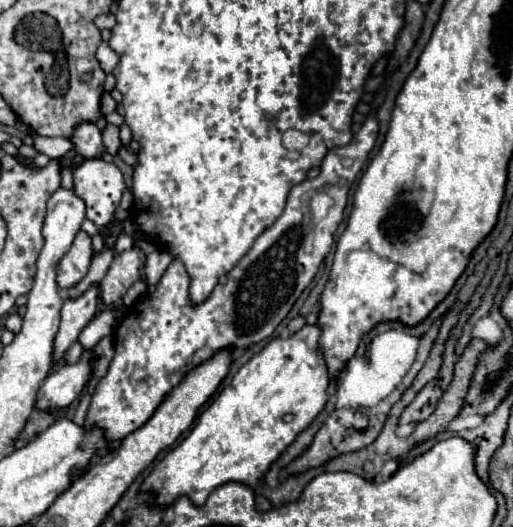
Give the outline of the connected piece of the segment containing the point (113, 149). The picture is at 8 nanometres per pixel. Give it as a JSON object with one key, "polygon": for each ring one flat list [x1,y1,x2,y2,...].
{"polygon":[[108,125,104,131,102,131,102,137,104,137,104,143,106,143,106,147,108,147,108,153,110,155,118,155,118,149,120,149,120,137,118,137,118,127,114,127,114,125]]}

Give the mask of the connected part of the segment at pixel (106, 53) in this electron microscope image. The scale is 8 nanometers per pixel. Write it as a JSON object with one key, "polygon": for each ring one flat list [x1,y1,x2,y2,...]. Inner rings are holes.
{"polygon":[[100,43,98,45,98,51,96,51,96,57,100,61,100,66,106,74,112,73,116,63,118,63,118,55,110,49,108,43]]}

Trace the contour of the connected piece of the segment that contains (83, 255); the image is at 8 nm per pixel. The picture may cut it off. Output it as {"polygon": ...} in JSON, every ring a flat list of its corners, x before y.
{"polygon":[[80,231,76,235,70,251,58,263,58,285,62,291,76,285,88,273,92,257,94,257,92,239,86,231]]}

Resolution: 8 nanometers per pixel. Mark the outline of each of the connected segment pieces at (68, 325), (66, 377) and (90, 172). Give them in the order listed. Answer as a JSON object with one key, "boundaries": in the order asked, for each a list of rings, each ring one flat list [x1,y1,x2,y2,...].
{"boundaries":[[[92,285,82,297,64,301,60,329,54,337,54,361,64,359,70,345,78,341,80,331,96,315,96,303,98,303,98,291,96,289,98,289,98,285]],[[84,351,82,359,76,365,64,365,58,371,52,371,38,391,36,407,40,411,68,407,82,393,88,379,92,377,90,359,92,351]],[[84,159,74,167,74,193,86,203,86,217,100,229,112,221,124,187,124,177,114,163]]]}

